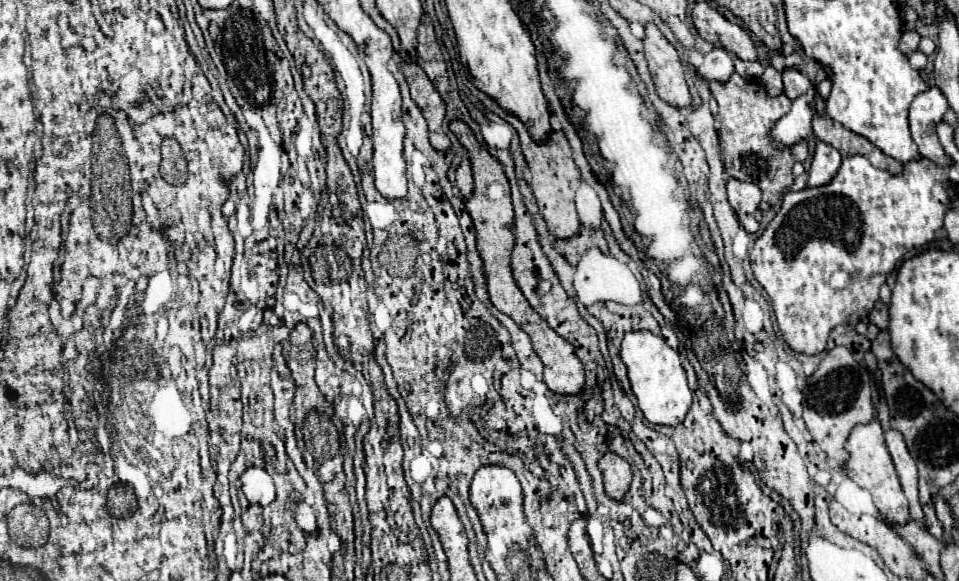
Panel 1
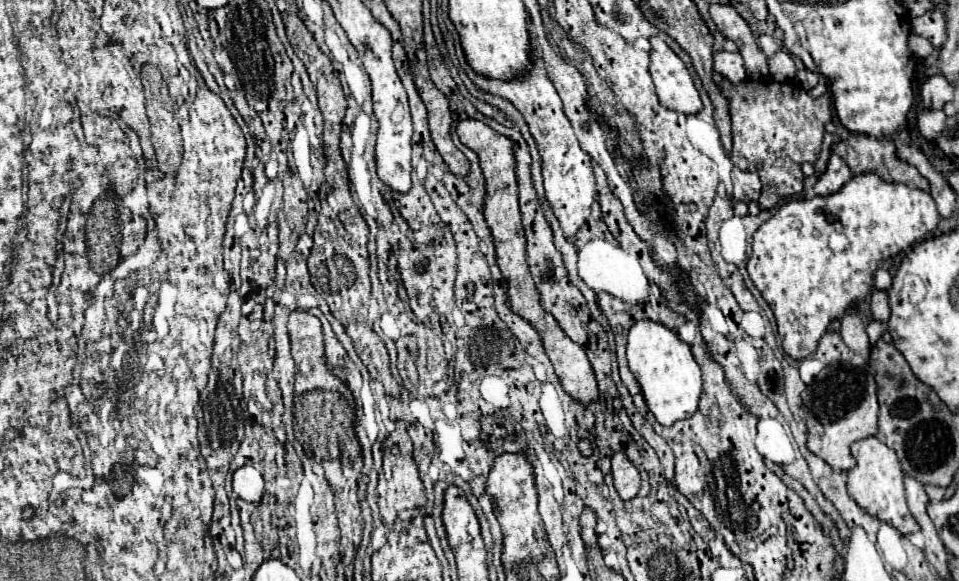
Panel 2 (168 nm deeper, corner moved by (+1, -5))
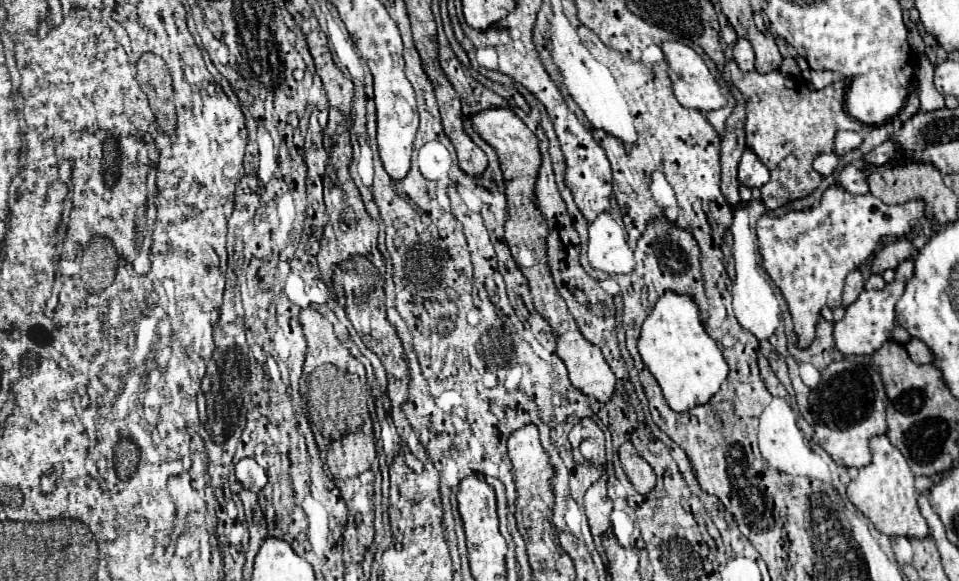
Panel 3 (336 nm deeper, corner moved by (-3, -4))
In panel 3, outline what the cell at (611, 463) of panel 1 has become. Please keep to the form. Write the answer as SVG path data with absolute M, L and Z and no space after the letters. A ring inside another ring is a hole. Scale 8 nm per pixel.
M623 443L621 449L619 449L619 459L621 459L621 465L625 469L625 475L629 477L629 481L635 485L635 489L639 493L649 493L655 483L657 483L657 477L651 469L651 465L637 453L637 449L633 447L633 443Z

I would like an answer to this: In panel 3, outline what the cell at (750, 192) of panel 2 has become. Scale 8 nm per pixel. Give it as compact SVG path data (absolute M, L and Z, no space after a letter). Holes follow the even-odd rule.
M745 149L743 157L741 157L739 181L751 189L763 187L769 181L769 169L761 163L761 159L751 149Z

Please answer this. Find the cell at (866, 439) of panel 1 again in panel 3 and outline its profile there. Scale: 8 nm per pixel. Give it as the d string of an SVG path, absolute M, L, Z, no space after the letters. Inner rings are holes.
M885 435L873 437L869 441L873 461L859 469L857 479L853 479L847 487L849 501L875 525L877 531L889 535L889 537L913 537L923 539L929 535L929 527L925 517L919 513L917 505L917 491L915 491L915 477L909 469L907 459L901 455L901 451L891 445L891 441Z

